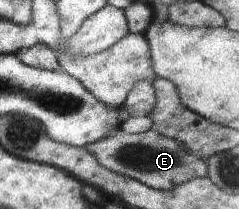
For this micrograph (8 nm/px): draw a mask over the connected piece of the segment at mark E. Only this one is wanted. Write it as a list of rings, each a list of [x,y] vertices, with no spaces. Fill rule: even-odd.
[[[152,129],[135,134],[120,130],[110,137],[83,148],[88,150],[104,168],[139,180],[142,184],[156,190],[174,190],[175,186],[190,182],[194,178],[206,177],[208,172],[207,161],[192,154],[182,142],[174,138],[166,138]]]

